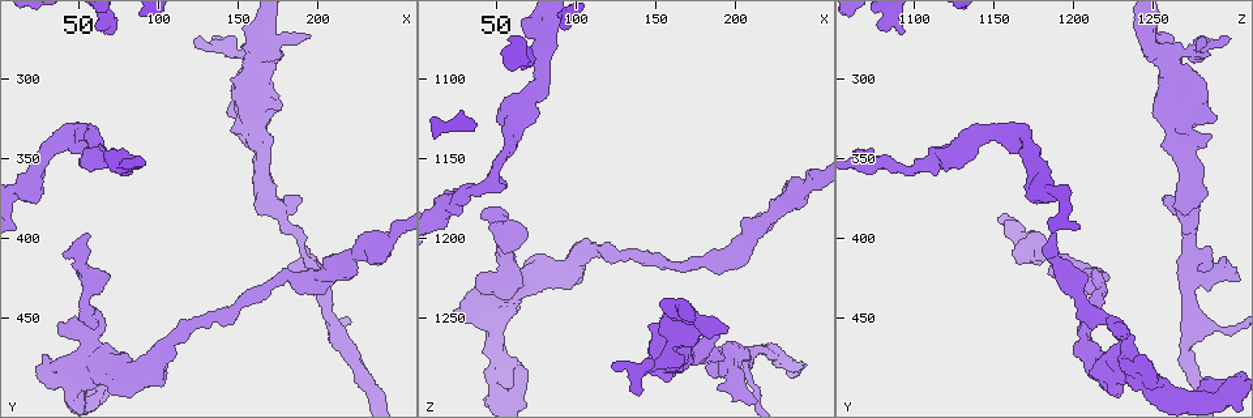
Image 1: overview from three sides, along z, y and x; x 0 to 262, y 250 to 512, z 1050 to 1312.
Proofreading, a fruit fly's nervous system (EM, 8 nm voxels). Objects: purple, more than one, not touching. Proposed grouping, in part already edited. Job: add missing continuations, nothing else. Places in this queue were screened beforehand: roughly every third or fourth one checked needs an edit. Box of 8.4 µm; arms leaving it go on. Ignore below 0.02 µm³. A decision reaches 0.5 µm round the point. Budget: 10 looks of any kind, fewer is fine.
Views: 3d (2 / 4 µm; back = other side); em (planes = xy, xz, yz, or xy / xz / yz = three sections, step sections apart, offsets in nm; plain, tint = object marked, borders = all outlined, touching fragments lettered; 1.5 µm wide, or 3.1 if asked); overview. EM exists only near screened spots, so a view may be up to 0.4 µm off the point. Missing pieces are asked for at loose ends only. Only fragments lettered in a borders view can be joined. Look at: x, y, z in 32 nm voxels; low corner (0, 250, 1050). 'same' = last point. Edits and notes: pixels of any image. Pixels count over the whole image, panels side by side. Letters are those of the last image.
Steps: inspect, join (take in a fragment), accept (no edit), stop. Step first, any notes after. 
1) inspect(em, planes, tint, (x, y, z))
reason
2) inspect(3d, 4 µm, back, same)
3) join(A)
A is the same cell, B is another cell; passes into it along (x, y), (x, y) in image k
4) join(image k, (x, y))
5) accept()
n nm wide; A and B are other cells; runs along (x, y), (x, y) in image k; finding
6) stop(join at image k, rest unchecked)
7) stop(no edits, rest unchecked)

inspect(em, xz, step 8, borders, (194, 404, 1284))

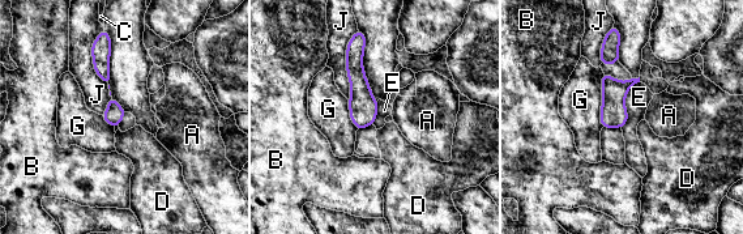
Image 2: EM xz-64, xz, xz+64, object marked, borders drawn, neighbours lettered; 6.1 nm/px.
accept()
120 nm wide; A, B, C, D, E, G and J are other cells; border along (358, 30), (346, 50), (349, 101) in image 2; no lettered fragment goes on from it

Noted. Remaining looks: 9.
inspect(em, planes, borders, (144, 320, 1278))
branch stops here

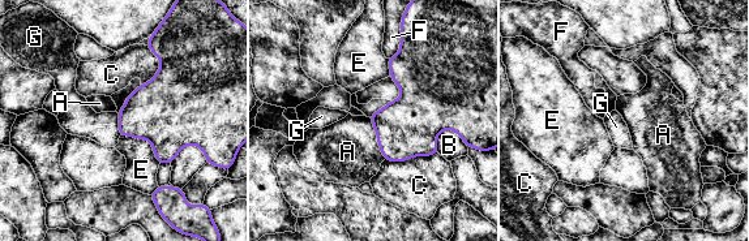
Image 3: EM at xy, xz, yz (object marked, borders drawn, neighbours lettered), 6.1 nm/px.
accept()
280 nm wide; A, B, C, E, F and G are other cells; border along (118, 113), (120, 134) in image 3; none of them fits

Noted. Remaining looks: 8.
inspect(em, planes, borders, (56, 340, 1168))
free end

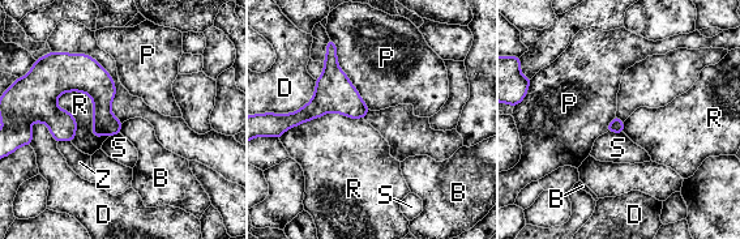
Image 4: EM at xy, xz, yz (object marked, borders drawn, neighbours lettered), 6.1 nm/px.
accept()
B, D, P, R, S and Z are other cells; border along (56, 98), (85, 93), (110, 136) in image 4; none of them fits

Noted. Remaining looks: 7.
inspect(3d, 4 µm, back, (70, 272, 1092))
an open end

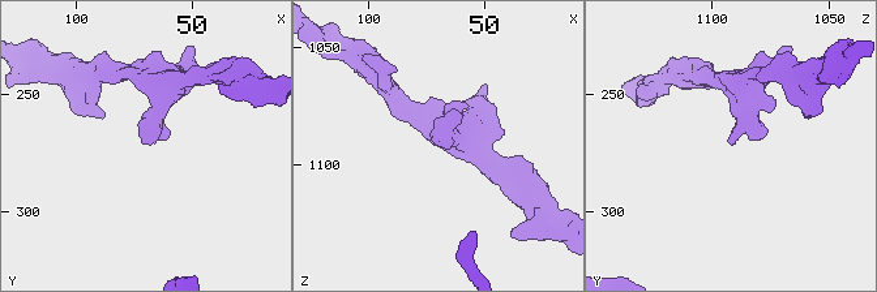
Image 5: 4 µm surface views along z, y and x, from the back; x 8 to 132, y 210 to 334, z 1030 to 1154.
inspect(em, xy, step 4, tint, (69, 271, 1092))

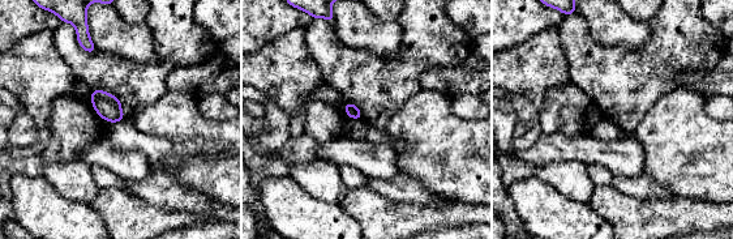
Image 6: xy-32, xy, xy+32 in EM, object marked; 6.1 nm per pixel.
inspect(em, yz, step 4, borders, same)
cut it another way

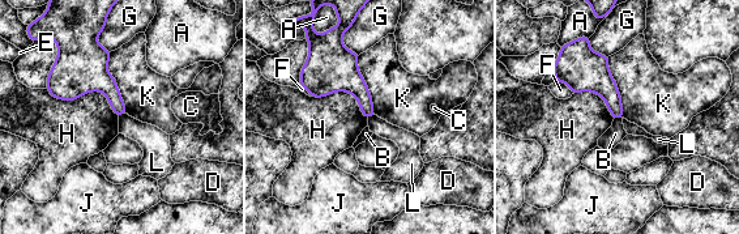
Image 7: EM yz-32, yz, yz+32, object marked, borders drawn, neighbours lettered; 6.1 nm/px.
accept()
A, B, C, D, E, F, G, H, J, K and L are other cells; border along (614, 118), (622, 119) in image 7; none of them fits

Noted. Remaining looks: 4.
stop(no edits, rest unchecked)

